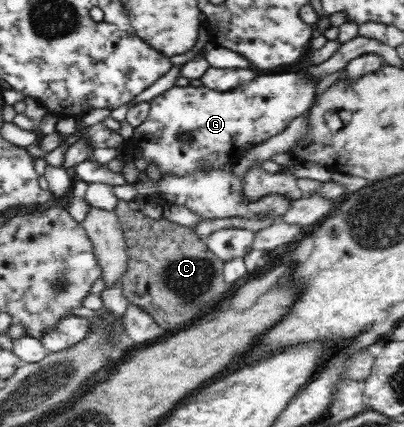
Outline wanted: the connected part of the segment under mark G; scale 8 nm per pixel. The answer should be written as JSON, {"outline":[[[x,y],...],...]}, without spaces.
{"outline":[[[291,73],[261,74],[250,84],[234,91],[218,92],[206,87],[173,86],[162,94],[149,100],[151,108],[148,118],[132,128],[132,136],[126,140],[132,151],[142,154],[147,164],[156,163],[162,171],[172,173],[190,173],[198,168],[198,163],[209,164],[212,167],[226,167],[234,165],[238,158],[249,150],[254,143],[265,142],[272,136],[284,132],[288,124],[304,114],[312,106],[316,94],[316,84],[307,84],[303,76]]]}

